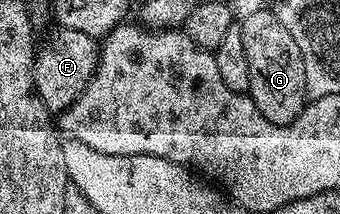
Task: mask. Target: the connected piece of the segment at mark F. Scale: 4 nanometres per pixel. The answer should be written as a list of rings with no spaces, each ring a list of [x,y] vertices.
[[[57,28],[55,32],[45,45],[43,42],[39,46],[32,74],[36,80],[36,96],[49,113],[59,115],[74,104],[95,75],[96,65],[100,62],[100,45],[97,38],[82,35],[82,31]]]

